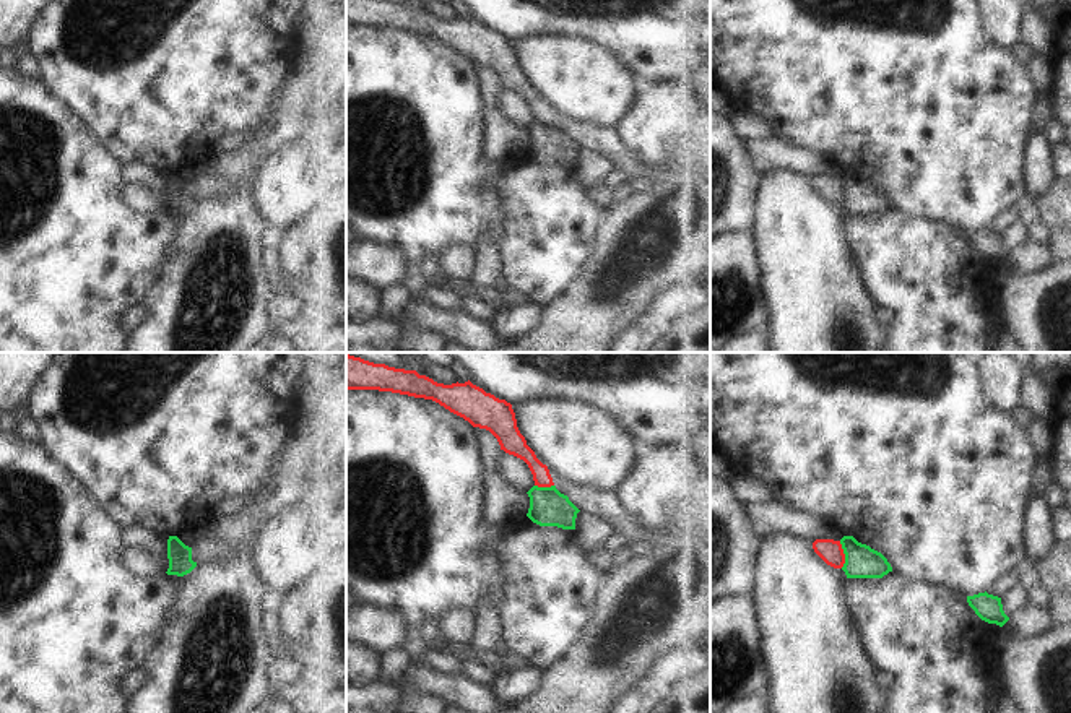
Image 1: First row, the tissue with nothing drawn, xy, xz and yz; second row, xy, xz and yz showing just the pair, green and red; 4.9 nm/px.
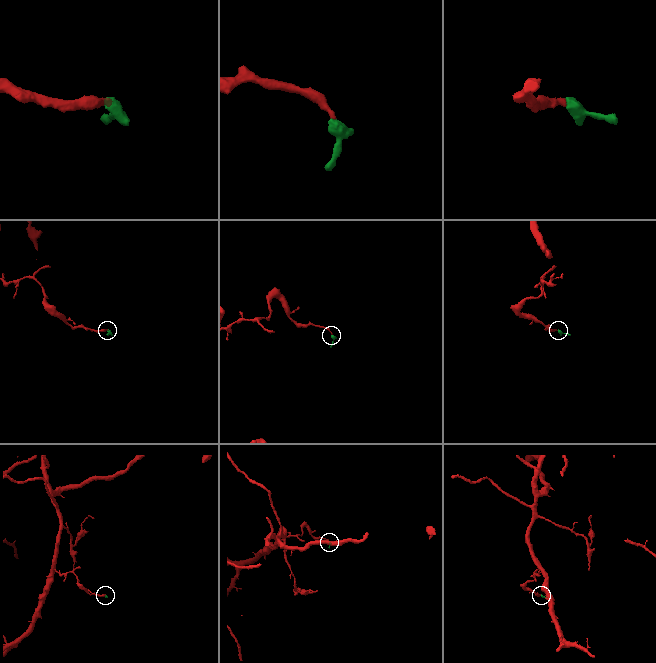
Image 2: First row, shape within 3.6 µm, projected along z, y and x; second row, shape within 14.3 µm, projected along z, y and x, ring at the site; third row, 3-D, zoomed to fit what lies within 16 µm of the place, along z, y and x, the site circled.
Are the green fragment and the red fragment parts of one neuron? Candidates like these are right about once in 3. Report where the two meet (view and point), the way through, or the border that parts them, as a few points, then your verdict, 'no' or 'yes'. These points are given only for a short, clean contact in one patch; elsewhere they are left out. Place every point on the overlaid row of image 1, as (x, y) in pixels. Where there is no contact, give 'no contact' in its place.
yz (844, 553) | no

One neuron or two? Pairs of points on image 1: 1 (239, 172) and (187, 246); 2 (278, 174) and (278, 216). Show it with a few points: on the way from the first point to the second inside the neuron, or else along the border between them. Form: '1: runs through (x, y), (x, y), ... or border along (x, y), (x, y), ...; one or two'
1: runs through (238, 190), (236, 197), (205, 228); one
2: runs through (278, 184), (278, 207); one

